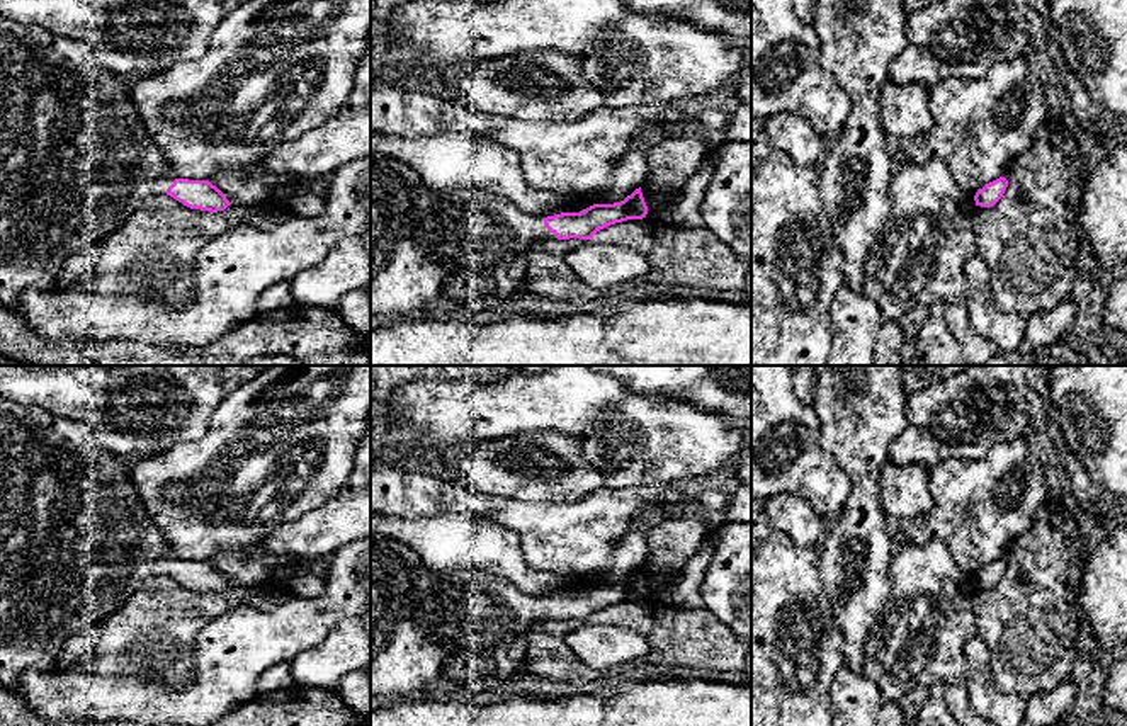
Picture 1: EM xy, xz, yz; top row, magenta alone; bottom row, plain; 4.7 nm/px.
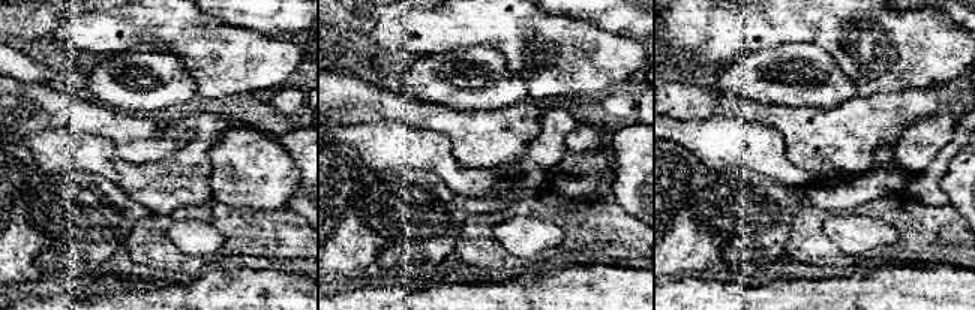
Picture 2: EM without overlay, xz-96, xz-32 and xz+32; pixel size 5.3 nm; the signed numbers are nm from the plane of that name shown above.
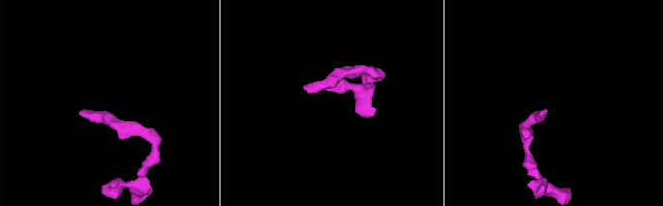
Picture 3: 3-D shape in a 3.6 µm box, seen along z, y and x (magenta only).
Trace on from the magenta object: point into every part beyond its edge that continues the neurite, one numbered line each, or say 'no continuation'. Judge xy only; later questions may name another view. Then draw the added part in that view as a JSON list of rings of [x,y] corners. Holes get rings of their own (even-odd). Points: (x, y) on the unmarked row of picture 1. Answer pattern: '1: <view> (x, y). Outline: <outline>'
1: xy (75, 541). Outline: [[[0,396],[0,689],[15,692],[19,677],[31,668],[58,670],[59,653],[71,634],[119,610],[148,578],[167,575],[173,561],[170,544],[146,513],[122,457],[102,449],[83,422]]]

